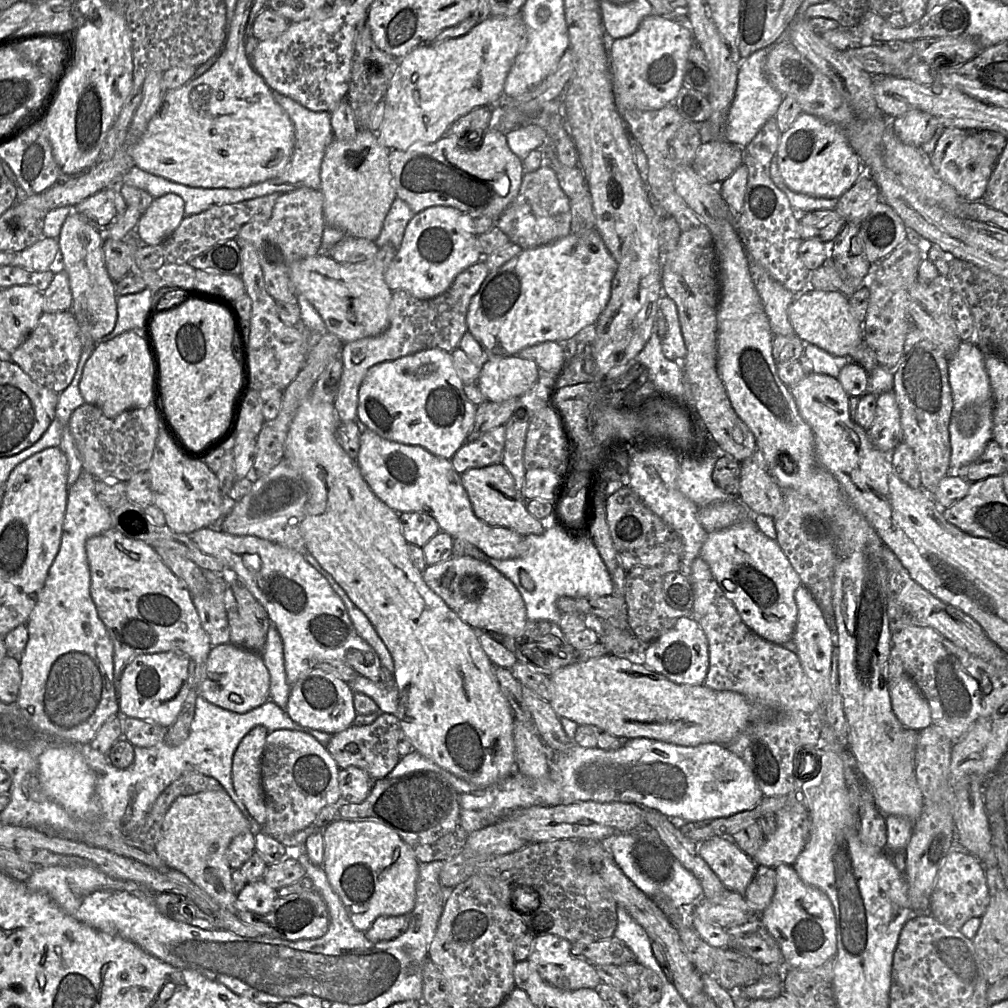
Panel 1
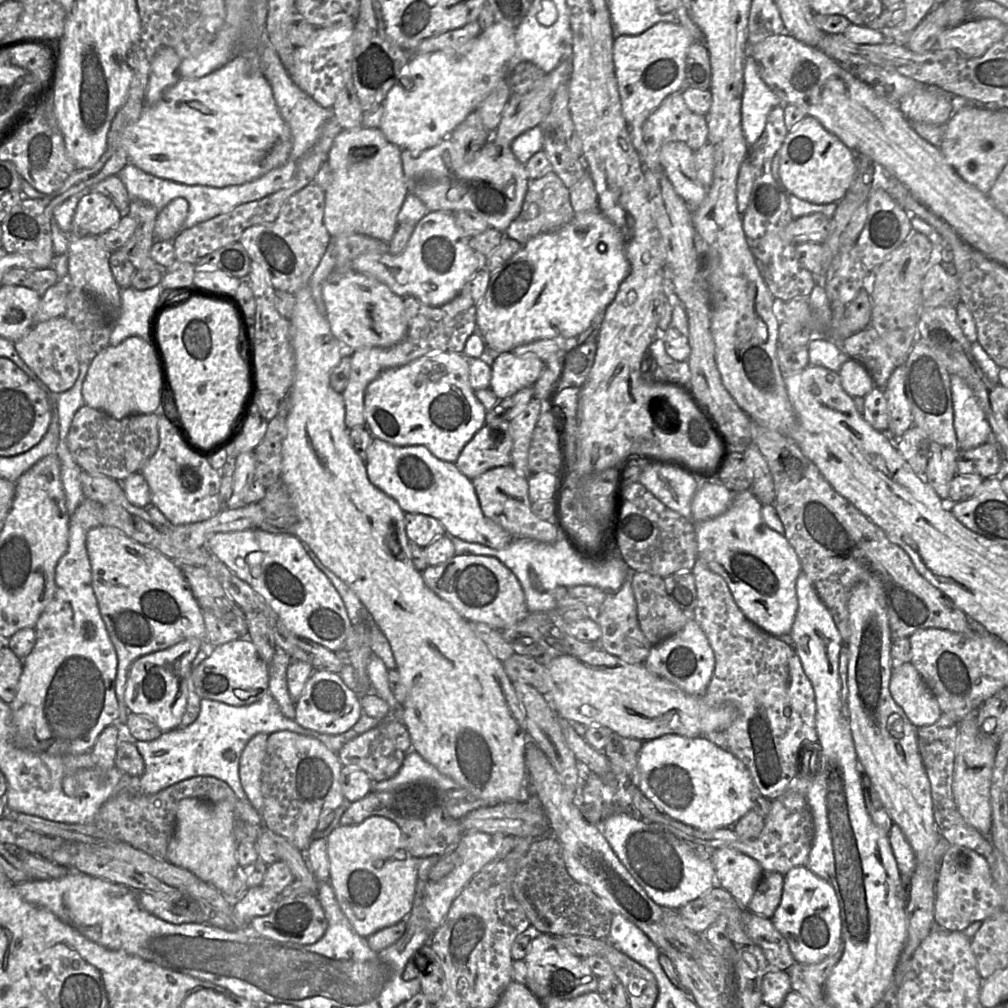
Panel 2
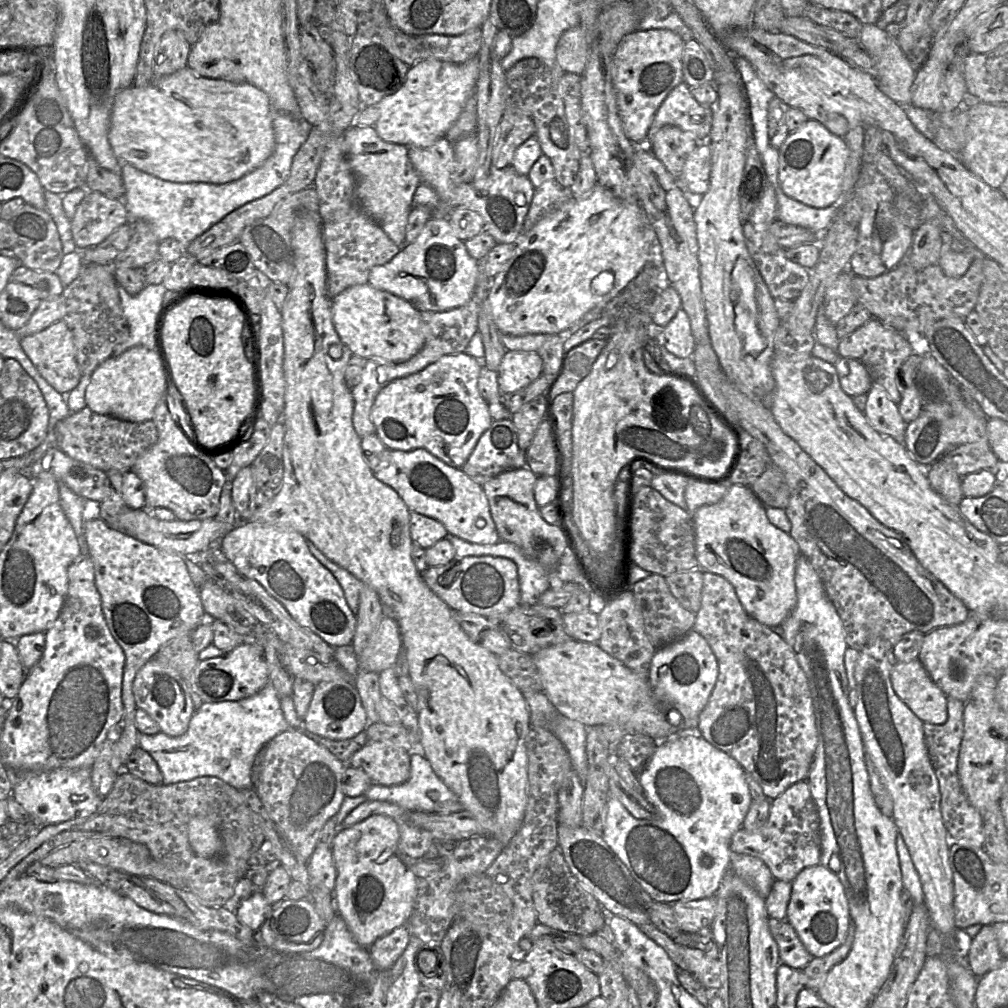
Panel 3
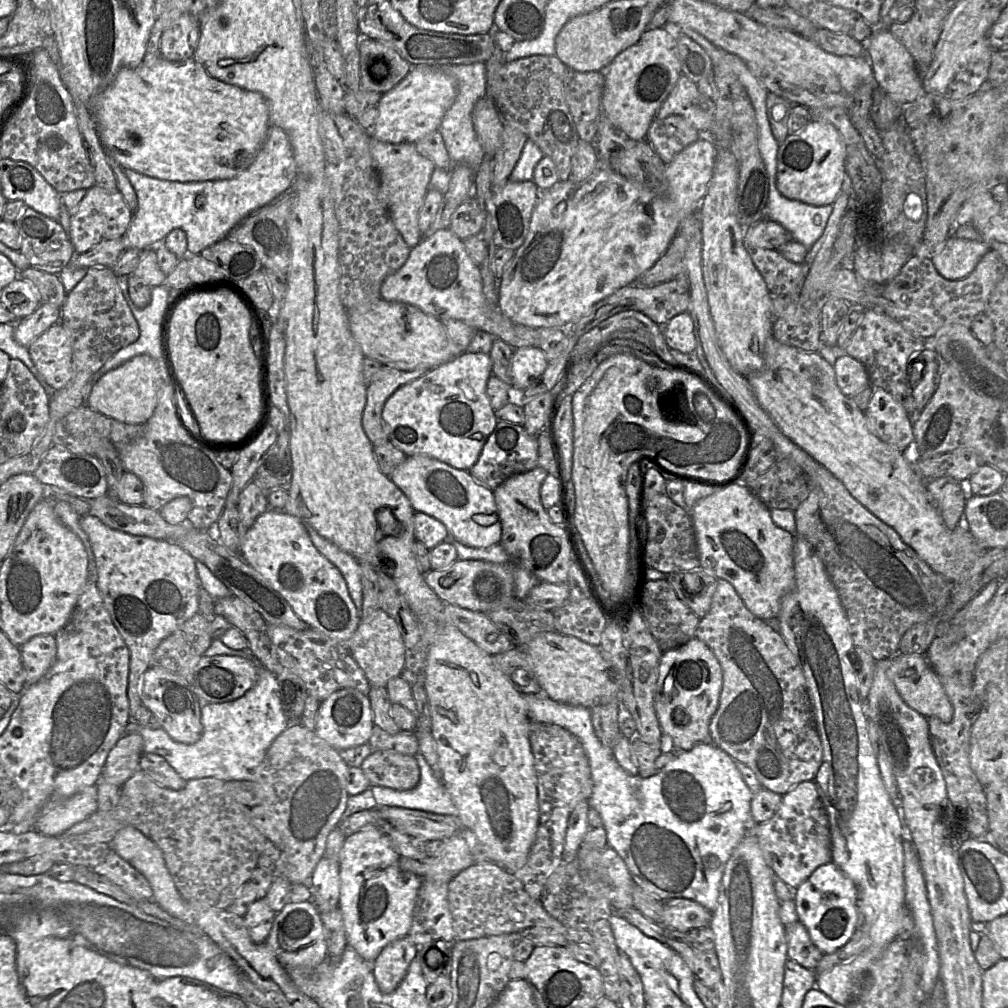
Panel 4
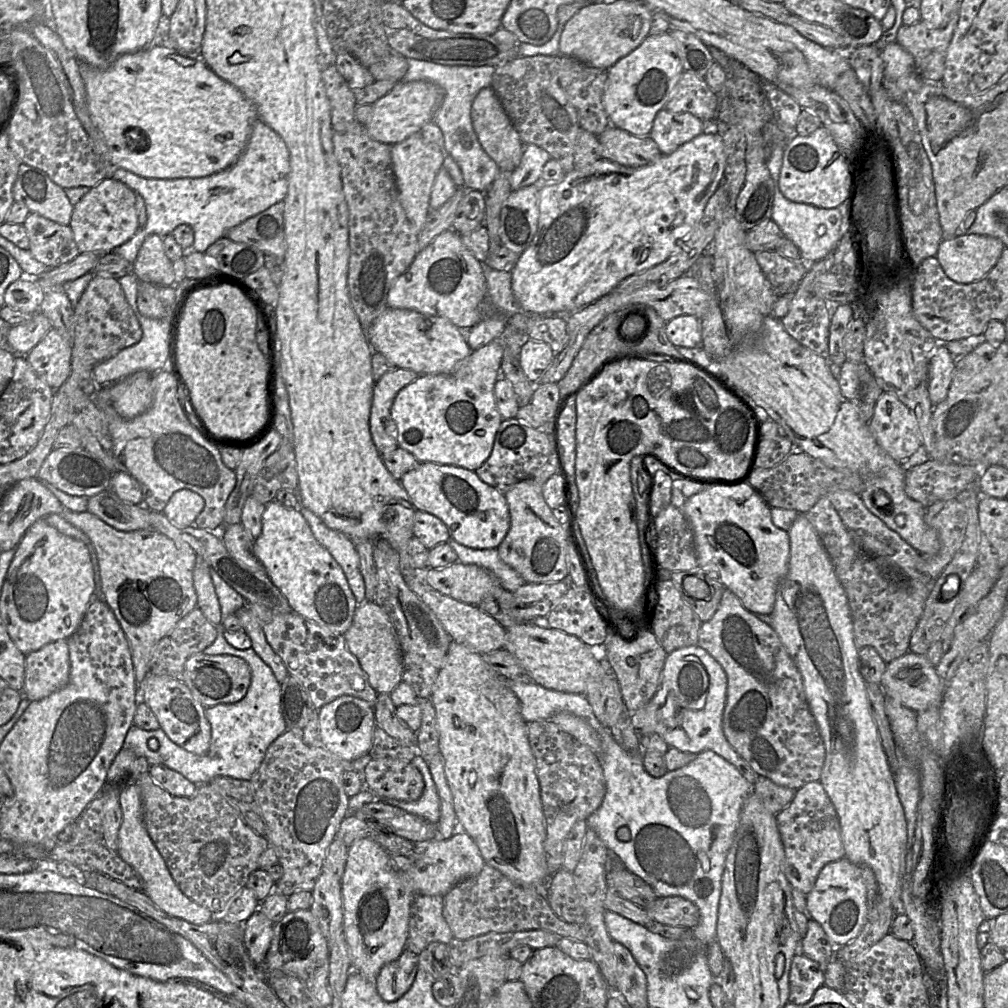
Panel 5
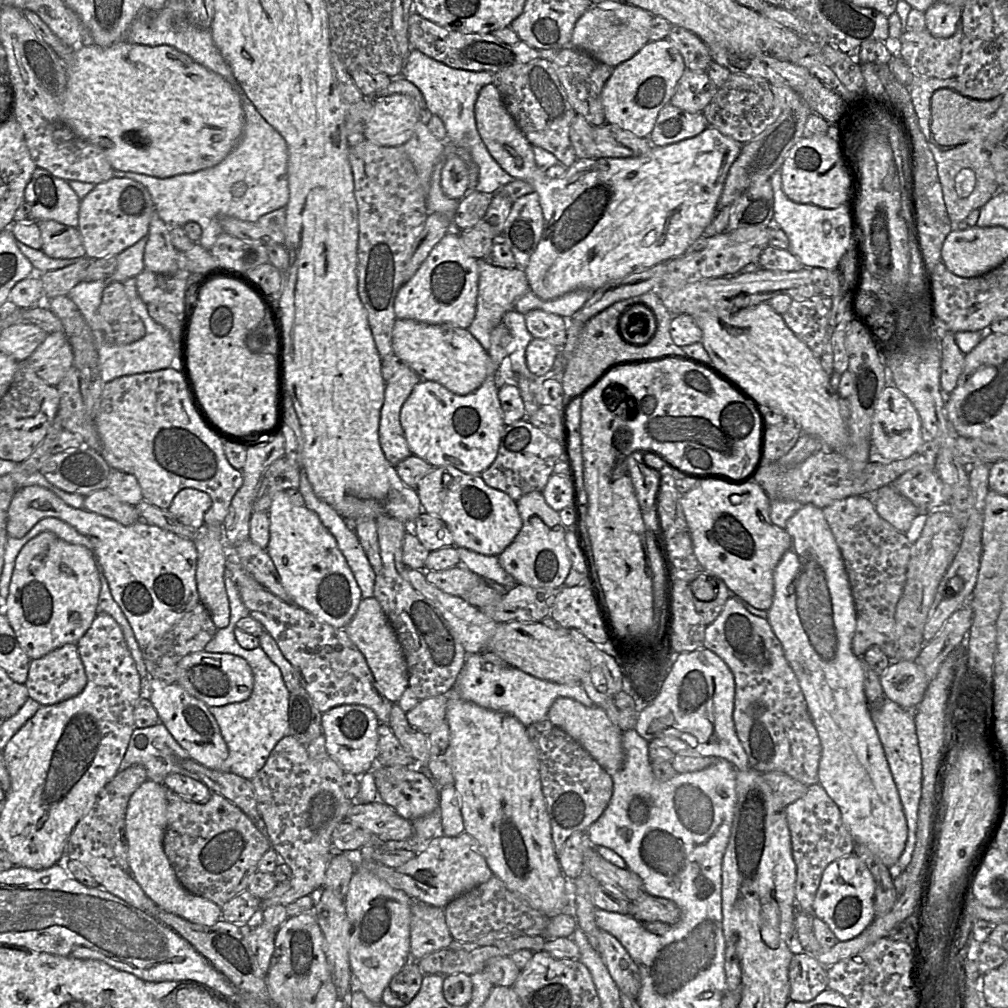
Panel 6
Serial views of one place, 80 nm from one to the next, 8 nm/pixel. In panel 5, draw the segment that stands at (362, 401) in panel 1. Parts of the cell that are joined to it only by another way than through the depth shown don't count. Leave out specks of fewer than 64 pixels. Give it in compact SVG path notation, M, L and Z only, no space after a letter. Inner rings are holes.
M499 338L493 340L491 343L480 349L472 351L472 353L466 359L456 365L452 372L446 374L419 375L415 381L402 388L395 397L395 400L391 407L391 417L395 422L397 428L398 446L411 453L420 463L452 465L470 471L476 471L490 456L493 449L496 433L501 422L503 421L502 416L497 408L494 394L494 386L500 372L503 354L504 343L502 339Z

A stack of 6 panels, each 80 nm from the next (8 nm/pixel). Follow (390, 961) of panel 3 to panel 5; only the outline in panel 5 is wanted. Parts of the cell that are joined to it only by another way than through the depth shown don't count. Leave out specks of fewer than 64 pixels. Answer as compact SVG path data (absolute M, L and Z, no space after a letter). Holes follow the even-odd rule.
M406 948L398 959L379 971L376 977L378 994L386 1002L400 999L411 988L418 969L417 955Z

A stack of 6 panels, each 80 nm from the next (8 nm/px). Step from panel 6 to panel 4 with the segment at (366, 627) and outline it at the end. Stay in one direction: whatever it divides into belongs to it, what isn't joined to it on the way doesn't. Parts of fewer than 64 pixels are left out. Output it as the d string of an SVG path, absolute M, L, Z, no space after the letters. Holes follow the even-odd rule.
M382 609L362 616L346 645L371 686L385 687L390 679L401 675L404 665L403 638L395 620Z

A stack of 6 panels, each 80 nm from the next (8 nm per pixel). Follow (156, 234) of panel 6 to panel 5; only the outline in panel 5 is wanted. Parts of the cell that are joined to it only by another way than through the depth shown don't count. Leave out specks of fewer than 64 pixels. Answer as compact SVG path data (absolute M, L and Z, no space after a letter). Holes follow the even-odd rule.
M151 234L142 244L133 264L133 274L140 282L174 285L173 263L165 254L163 242L163 237Z

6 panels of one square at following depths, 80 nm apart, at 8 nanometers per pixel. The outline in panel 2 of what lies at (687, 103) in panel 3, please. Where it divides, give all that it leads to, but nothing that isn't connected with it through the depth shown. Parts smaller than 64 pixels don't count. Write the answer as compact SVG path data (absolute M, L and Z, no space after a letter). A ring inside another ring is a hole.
M681 91L668 95L647 117L643 126L644 157L642 164L650 171L663 171L660 163L660 149L670 141L684 142L692 151L697 151L707 143L707 117L688 109Z

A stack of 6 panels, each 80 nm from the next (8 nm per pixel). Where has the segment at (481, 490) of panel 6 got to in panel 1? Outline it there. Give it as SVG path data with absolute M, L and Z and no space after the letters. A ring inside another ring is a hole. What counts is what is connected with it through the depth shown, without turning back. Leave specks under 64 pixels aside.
M356 422L362 429L356 462L372 492L391 509L398 513L426 513L437 521L442 531L469 541L493 559L513 559L527 554L525 536L506 527L491 526L475 515L451 459L437 457L418 445L387 440Z

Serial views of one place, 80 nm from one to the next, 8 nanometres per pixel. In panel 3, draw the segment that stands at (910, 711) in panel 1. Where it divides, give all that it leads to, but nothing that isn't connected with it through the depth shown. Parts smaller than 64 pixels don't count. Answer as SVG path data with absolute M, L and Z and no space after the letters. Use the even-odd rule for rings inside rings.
M918 658L909 662L893 661L891 682L899 698L924 723L947 721L947 696Z

